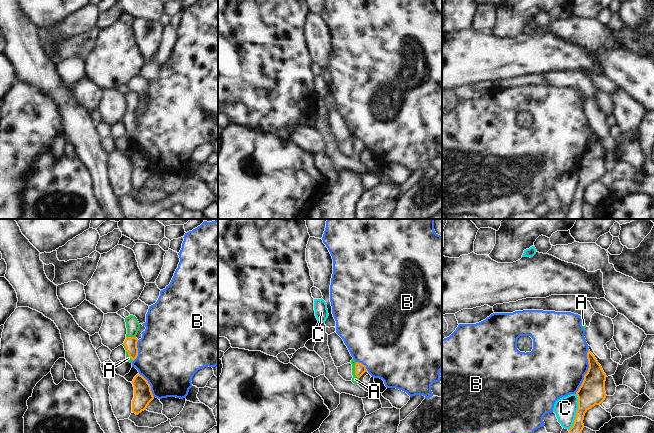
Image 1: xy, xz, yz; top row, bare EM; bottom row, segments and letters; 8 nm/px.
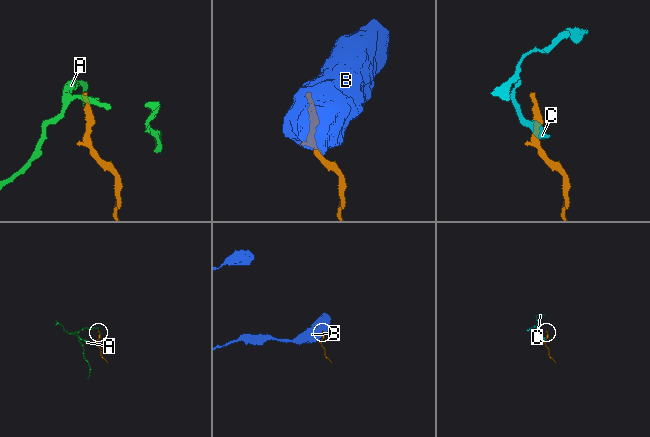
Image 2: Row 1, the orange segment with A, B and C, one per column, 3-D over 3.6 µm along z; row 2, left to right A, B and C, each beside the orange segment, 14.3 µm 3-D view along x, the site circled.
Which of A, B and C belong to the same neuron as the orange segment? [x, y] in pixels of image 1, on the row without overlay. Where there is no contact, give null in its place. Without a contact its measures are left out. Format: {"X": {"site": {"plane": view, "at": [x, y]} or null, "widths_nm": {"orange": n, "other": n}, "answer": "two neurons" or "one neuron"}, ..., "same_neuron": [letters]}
{"A": {"site": {"plane": "xz", "at": [355, 146]}, "widths_nm": {"orange": 90, "other": 60}, "answer": "one neuron"}, "B": {"site": {"plane": "yz", "at": [587, 147]}, "widths_nm": {"orange": 200, "other": 460}, "answer": "two neurons"}, "C": {"site": {"plane": "yz", "at": [576, 188]}, "widths_nm": {"orange": 200, "other": 180}, "answer": "two neurons"}, "same_neuron": ["A"]}

